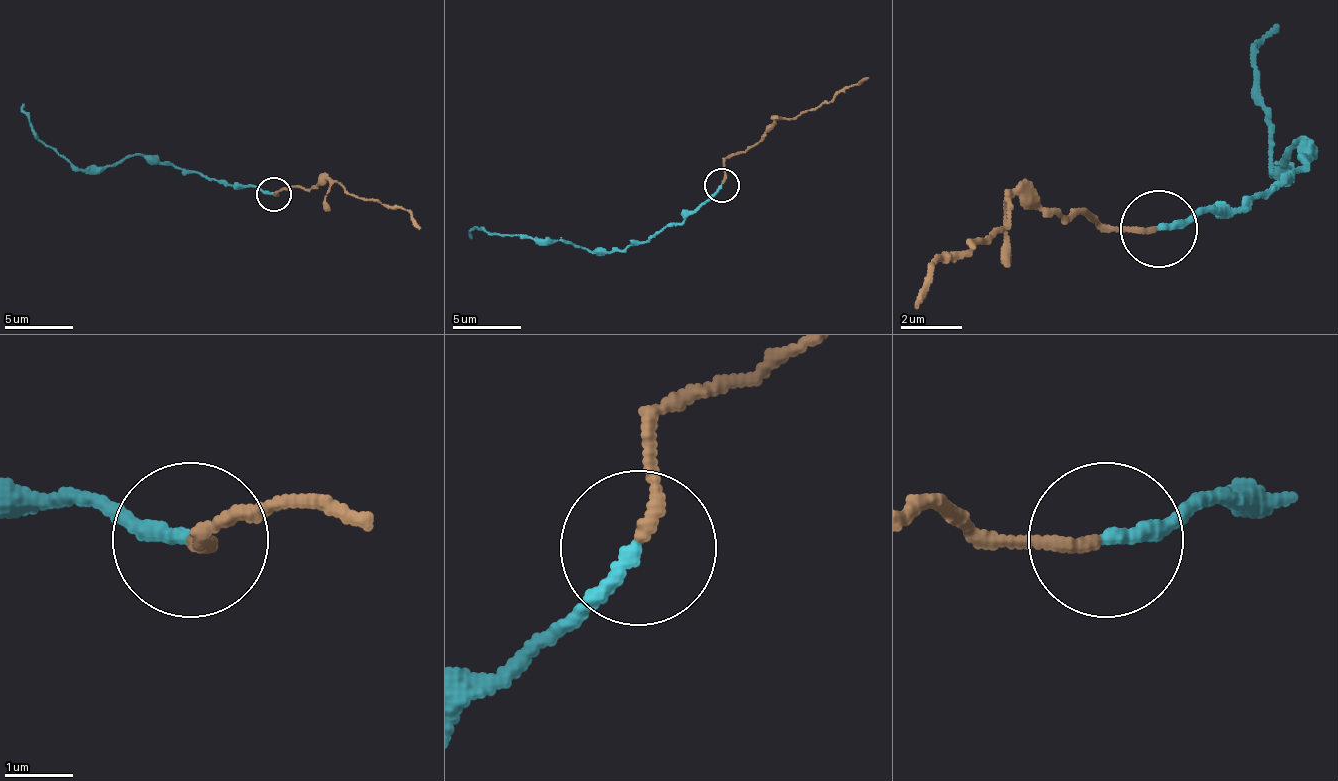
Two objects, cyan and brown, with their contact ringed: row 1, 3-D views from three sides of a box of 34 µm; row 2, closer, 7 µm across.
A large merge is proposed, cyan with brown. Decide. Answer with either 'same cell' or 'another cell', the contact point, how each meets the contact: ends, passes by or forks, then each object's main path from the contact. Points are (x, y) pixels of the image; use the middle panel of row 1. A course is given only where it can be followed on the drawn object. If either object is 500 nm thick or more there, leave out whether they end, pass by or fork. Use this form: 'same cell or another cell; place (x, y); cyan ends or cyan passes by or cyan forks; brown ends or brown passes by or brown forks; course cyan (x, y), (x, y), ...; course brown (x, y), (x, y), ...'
another cell; place (721, 185); cyan ends; brown ends; course cyan (721, 186), (683, 220), (666, 224), (621, 251), (577, 248), (550, 237), (488, 234), (478, 227), (471, 237); course brown (721, 183), (724, 162), (751, 149), (775, 121), (816, 111), (868, 77)

